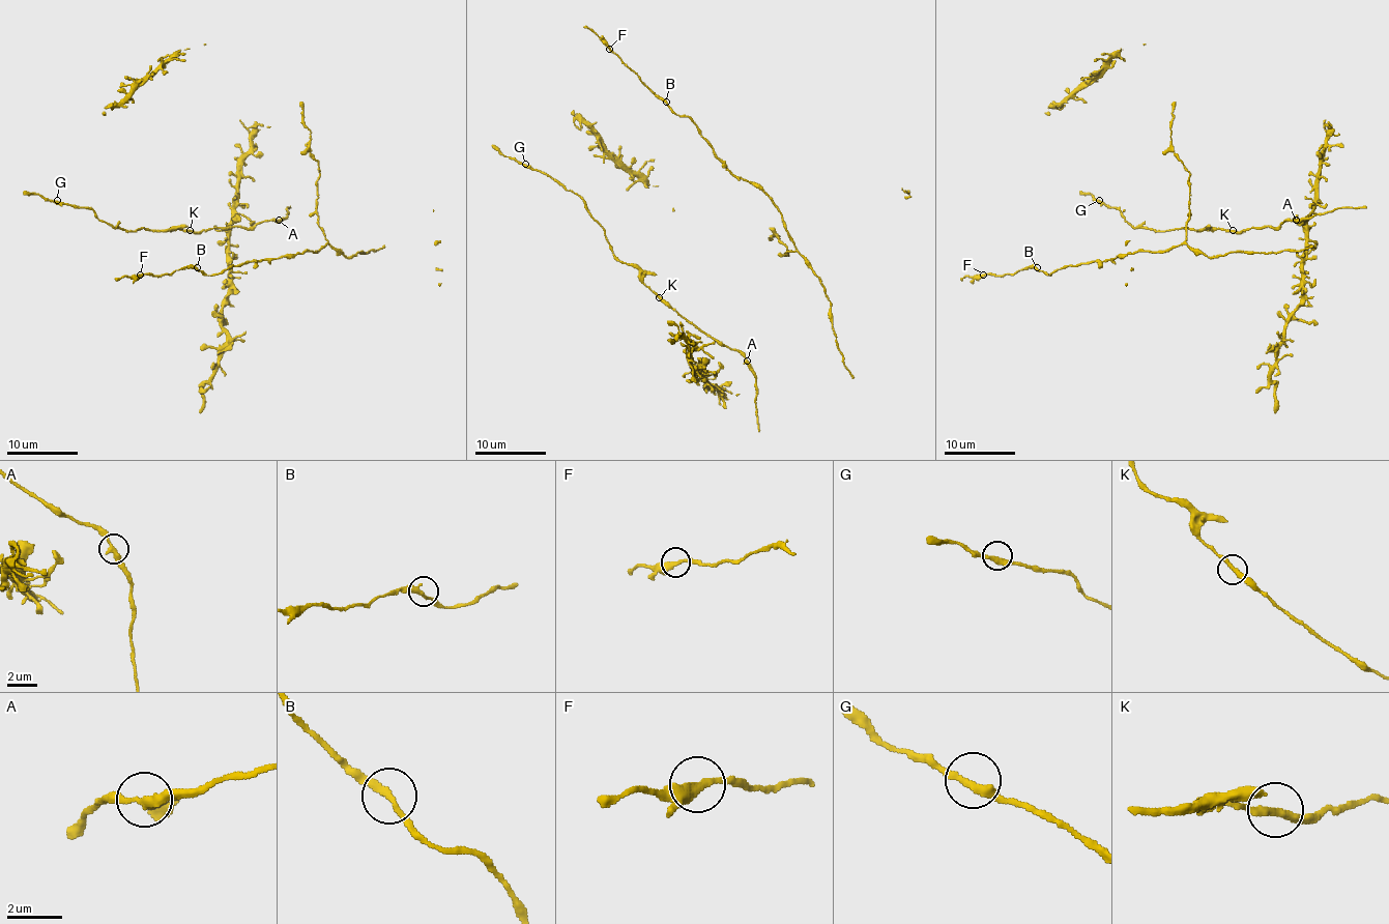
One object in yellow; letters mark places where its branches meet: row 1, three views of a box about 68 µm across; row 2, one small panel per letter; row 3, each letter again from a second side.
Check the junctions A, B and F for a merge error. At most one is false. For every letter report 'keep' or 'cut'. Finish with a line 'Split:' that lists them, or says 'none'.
A: keep
B: keep
F: keep
Split: none

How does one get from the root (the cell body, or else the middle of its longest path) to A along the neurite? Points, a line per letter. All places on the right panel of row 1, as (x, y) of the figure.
A: (1282, 223), (1296, 220)

